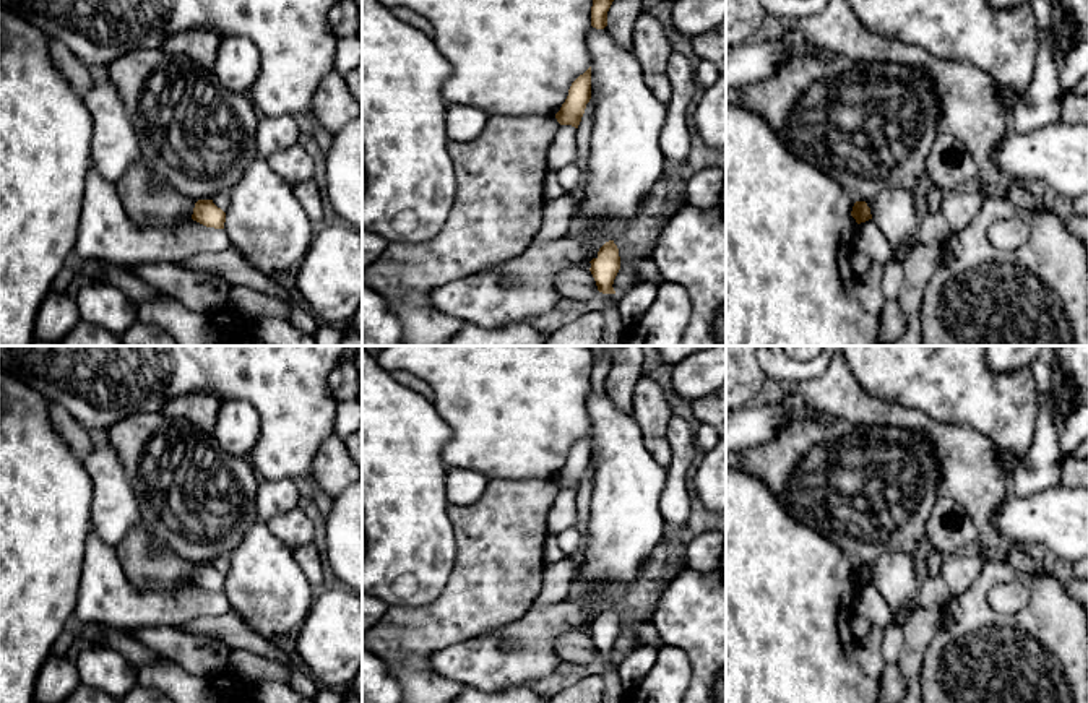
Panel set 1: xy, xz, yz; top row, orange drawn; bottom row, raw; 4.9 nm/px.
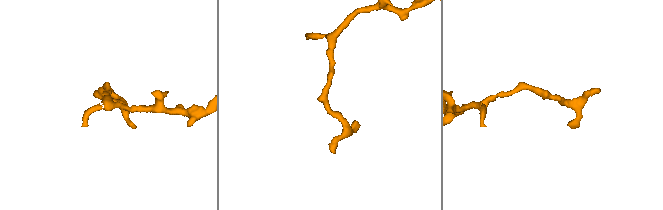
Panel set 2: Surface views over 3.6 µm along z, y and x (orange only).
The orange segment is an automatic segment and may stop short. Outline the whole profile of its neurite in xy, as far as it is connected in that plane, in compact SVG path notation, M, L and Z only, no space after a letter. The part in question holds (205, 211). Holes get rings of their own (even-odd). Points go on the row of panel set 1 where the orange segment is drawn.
M198 200L192 219L214 229L224 229L226 213L213 200Z

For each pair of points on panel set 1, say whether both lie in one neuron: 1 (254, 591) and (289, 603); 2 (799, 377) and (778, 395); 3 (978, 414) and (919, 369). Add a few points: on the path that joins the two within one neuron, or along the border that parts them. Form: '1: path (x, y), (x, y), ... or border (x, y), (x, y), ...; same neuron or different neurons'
1: path (262, 591), (268, 591), (281, 599); same neuron
2: border (799, 385), (780, 385), (770, 390); different neurons
3: path (963, 400), (934, 370); same neuron

